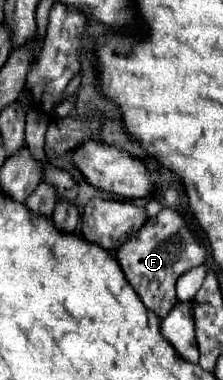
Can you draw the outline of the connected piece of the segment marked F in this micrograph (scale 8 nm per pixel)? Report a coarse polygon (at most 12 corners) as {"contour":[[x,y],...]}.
{"contour":[[162,208],[116,250],[144,306],[166,318],[206,250]]}

